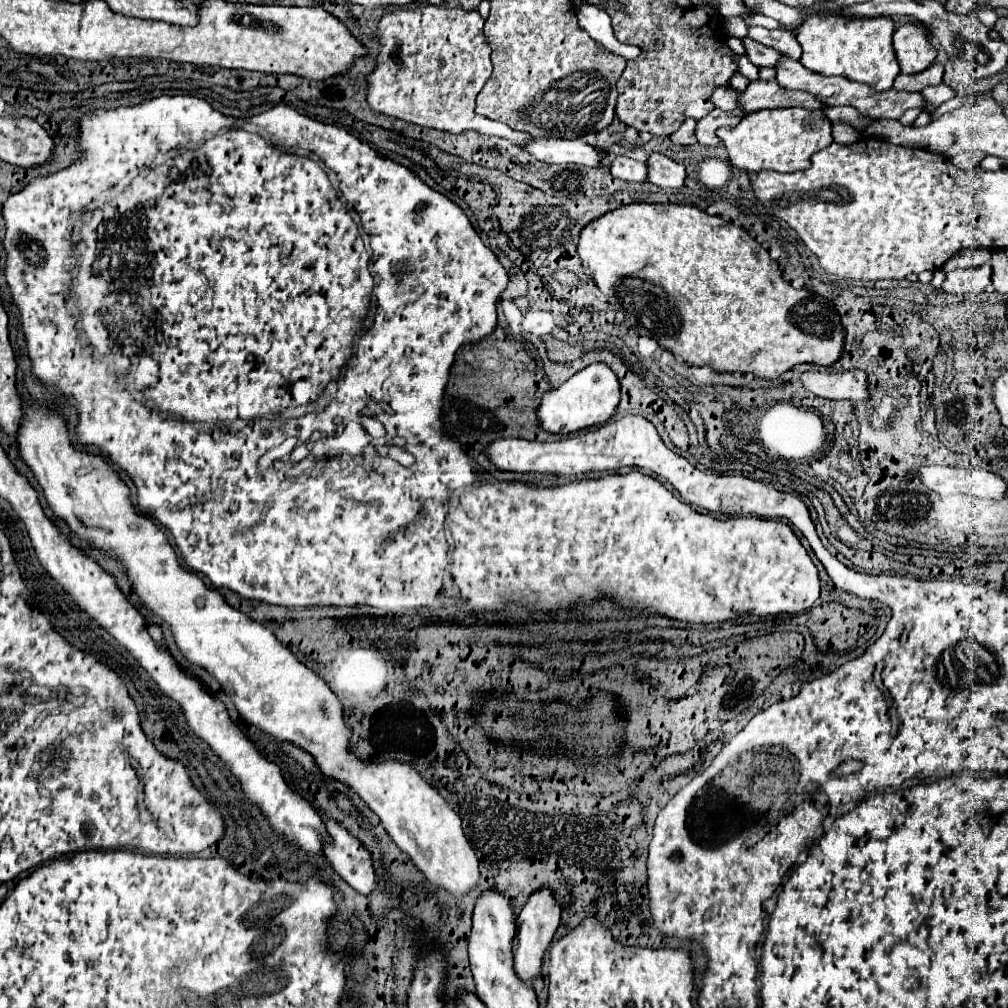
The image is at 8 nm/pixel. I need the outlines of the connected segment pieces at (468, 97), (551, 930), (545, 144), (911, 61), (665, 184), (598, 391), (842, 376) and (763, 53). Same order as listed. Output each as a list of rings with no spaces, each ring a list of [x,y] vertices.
[[[415,7],[415,9],[397,9],[381,17],[379,23],[379,41],[381,53],[377,57],[377,69],[369,75],[369,89],[367,89],[367,103],[373,111],[385,113],[389,117],[397,117],[421,127],[439,129],[447,133],[463,133],[475,129],[483,135],[497,135],[509,139],[517,145],[525,145],[533,139],[533,135],[513,131],[505,123],[485,119],[475,113],[475,97],[487,83],[491,75],[491,59],[489,59],[489,45],[485,43],[483,35],[483,19],[477,11],[463,11],[461,7]]]
[[[541,887],[535,893],[531,893],[531,897],[527,899],[525,907],[521,909],[521,913],[517,917],[517,939],[513,943],[515,971],[523,981],[531,983],[535,977],[539,977],[543,953],[559,927],[559,919],[561,919],[561,905],[555,901],[553,891],[549,887]]]
[[[535,139],[525,147],[531,155],[545,163],[577,163],[601,167],[607,153],[583,143],[581,139]]]
[[[921,23],[901,25],[893,35],[893,45],[901,73],[921,73],[937,57],[937,51],[929,43],[929,31]]]
[[[653,153],[647,161],[649,181],[663,189],[681,189],[685,185],[685,165],[677,163],[661,153]]]
[[[595,363],[595,365],[589,365],[583,371],[575,373],[563,385],[547,391],[541,397],[541,403],[537,409],[537,419],[539,419],[539,425],[543,431],[567,435],[573,431],[581,431],[581,429],[589,429],[589,427],[607,423],[611,419],[611,415],[615,413],[617,405],[619,405],[619,381],[617,381],[615,373],[611,373],[605,363]]]
[[[859,369],[847,371],[847,373],[815,373],[807,371],[801,375],[801,381],[805,389],[811,393],[825,397],[825,399],[847,399],[853,403],[867,401],[869,395],[869,383],[867,375]]]
[[[749,37],[743,39],[743,45],[745,45],[747,57],[749,57],[749,61],[751,61],[753,65],[757,65],[757,67],[777,67],[781,55],[779,55],[775,49],[763,47],[761,43],[755,43],[755,41],[749,39]]]

